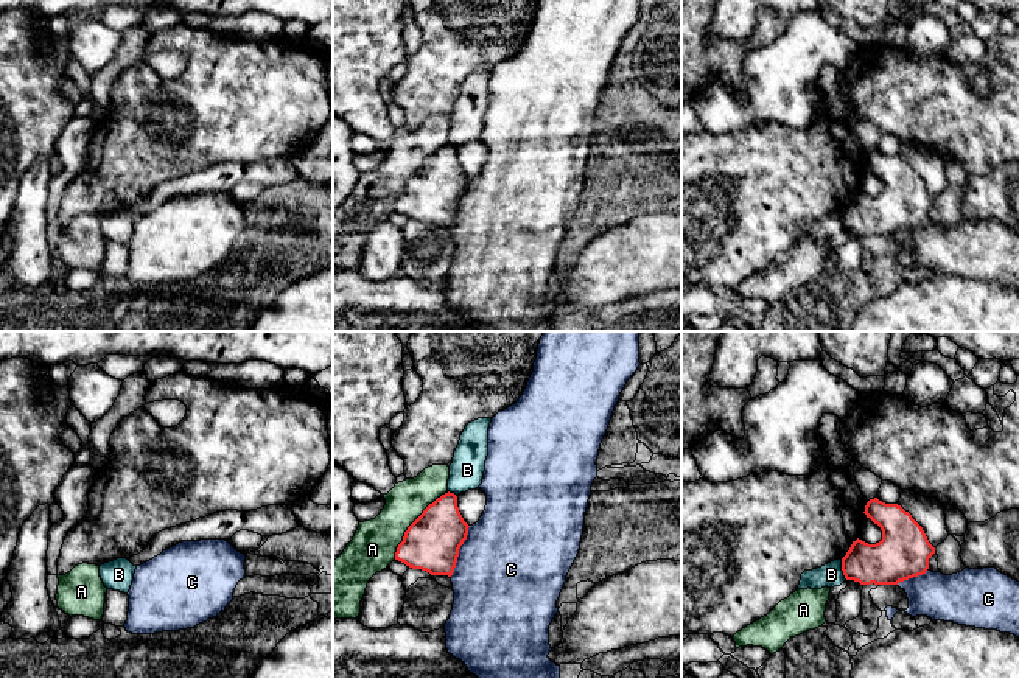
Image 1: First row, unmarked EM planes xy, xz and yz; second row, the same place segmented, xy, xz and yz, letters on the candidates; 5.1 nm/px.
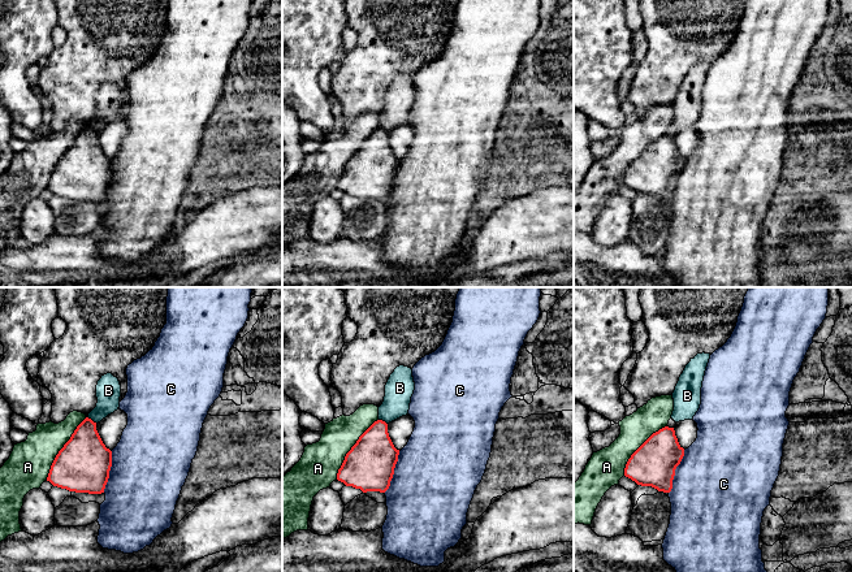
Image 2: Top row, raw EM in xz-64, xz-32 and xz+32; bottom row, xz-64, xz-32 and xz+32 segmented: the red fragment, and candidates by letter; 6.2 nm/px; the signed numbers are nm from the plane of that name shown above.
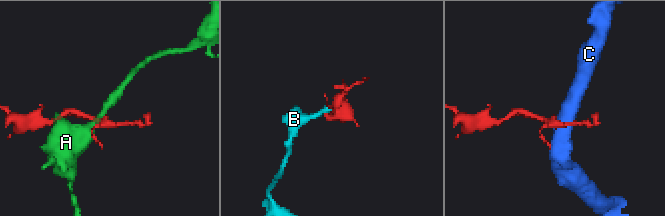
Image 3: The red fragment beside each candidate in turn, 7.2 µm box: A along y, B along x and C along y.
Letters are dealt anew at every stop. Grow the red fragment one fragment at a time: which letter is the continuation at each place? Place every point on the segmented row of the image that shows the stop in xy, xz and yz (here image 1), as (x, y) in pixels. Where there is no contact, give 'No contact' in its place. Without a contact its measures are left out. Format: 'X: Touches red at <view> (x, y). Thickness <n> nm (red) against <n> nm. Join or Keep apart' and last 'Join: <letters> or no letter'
A: Touches red at xz (413, 523). Thickness 300 nm (red) against 240 nm. Keep apart
B: Touches red at yz (842, 569). Thickness 240 nm (red) against 120 nm. Keep apart
C: Touches red at xz (458, 551). Thickness 300 nm (red) against 480 nm. Keep apart
Join: no letter

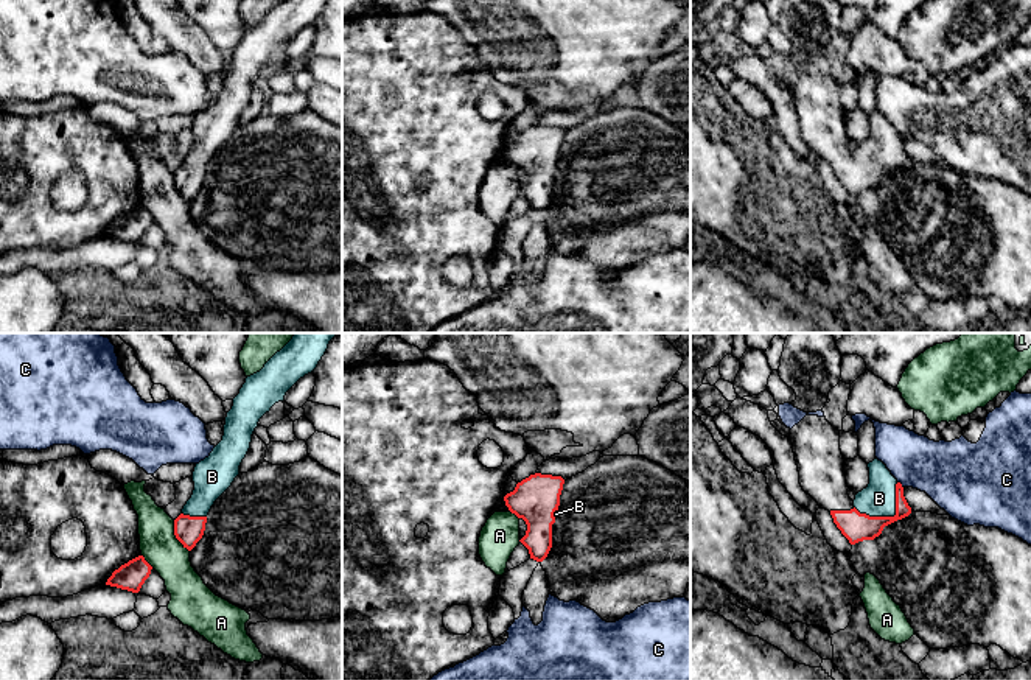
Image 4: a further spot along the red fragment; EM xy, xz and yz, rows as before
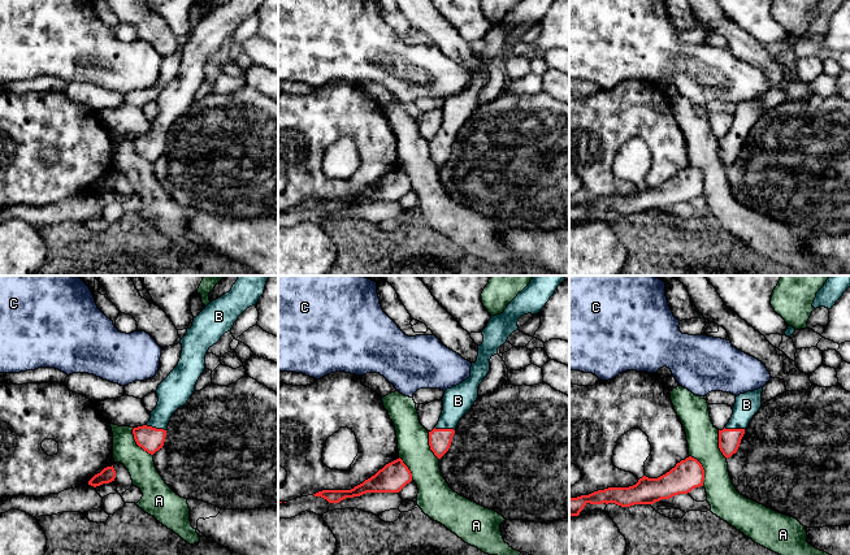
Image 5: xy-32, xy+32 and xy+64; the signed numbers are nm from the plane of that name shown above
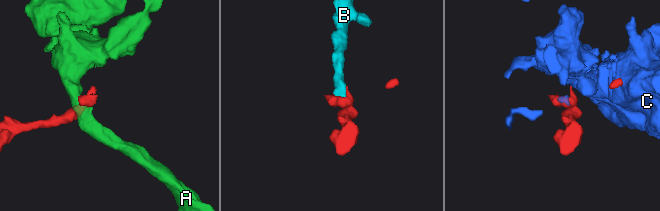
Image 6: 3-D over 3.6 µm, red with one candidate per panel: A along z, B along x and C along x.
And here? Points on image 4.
A: Touches red at xy (174, 534). Thickness 150 nm (red) against 200 nm. Keep apart
B: Touches red at yz (890, 517). Thickness 150 nm (red) against 180 nm. Join
C: Touches red at yz (901, 484). Thickness 100 nm (red) against 320 nm. Keep apart
Join: B

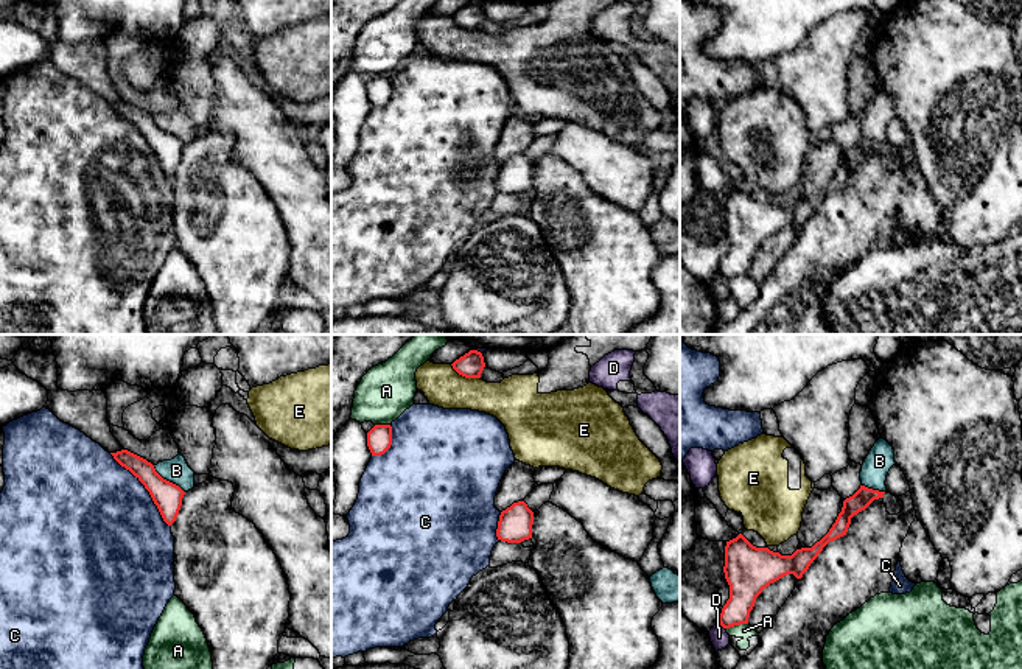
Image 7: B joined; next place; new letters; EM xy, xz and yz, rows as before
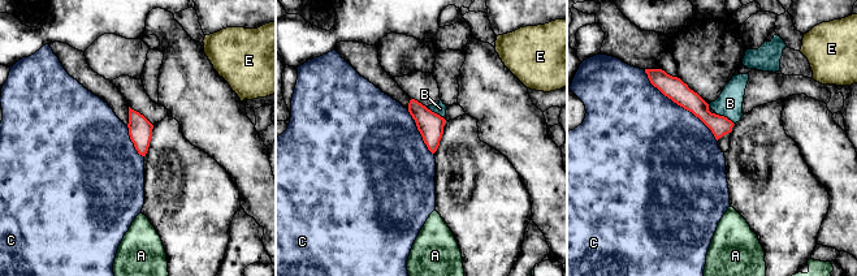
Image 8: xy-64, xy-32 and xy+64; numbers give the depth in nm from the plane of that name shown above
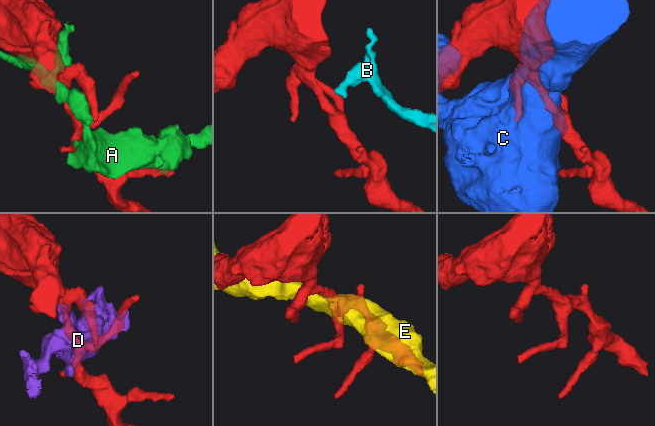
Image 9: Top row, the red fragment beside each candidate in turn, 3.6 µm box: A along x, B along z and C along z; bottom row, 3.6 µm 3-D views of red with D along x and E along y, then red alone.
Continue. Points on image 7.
A: Touches red at yz (736, 624). Thickness 200 nm (red) against 80 nm. Keep apart
B: Touches red at xy (168, 481). Thickness 150 nm (red) against 130 nm. Keep apart
C: Touches red at xy (145, 487). Thickness 150 nm (red) against 500 nm. Keep apart
D: Touches red at yz (720, 624). Thickness 180 nm (red) against 90 nm. Keep apart
E: Touches red at xz (465, 377). Thickness 130 nm (red) against 200 nm. Keep apart
Join: no letter

